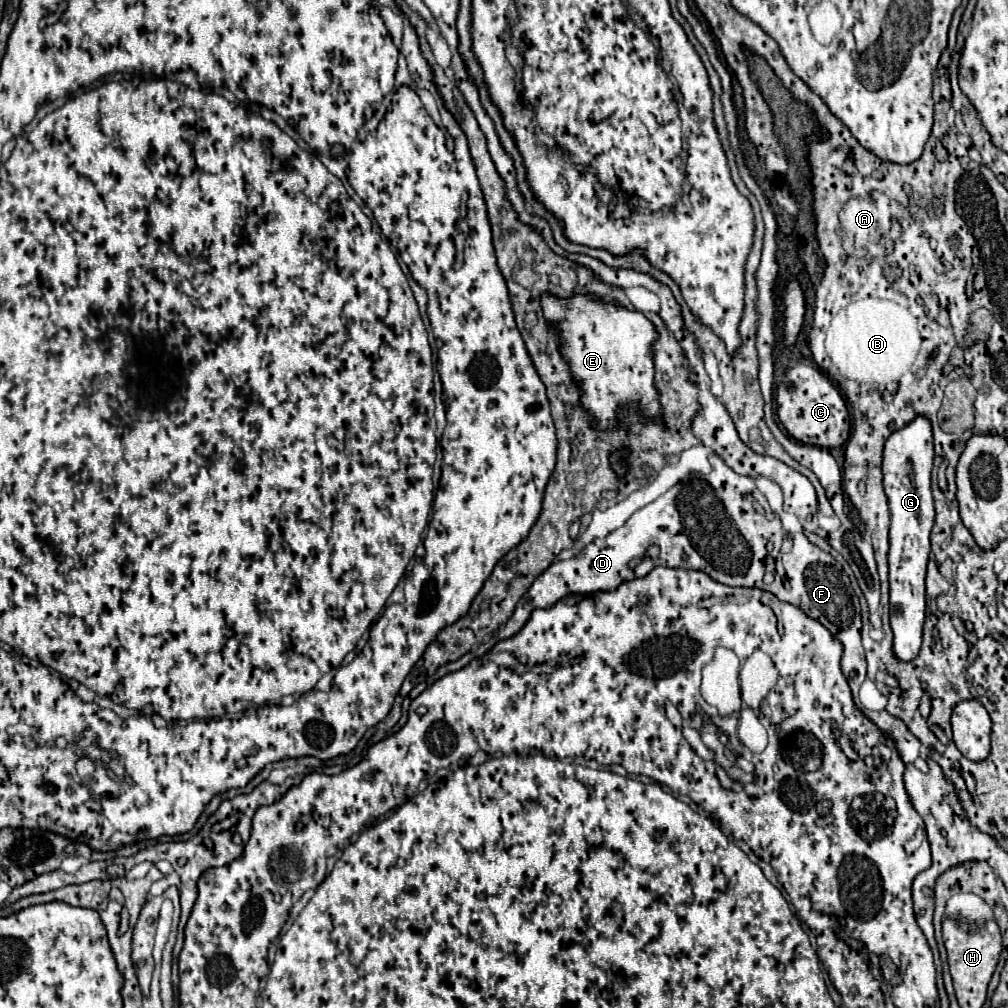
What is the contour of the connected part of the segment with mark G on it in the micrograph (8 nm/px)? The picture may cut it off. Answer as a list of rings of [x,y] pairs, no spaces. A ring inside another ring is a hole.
[[[916,417],[904,429],[894,431],[883,449],[883,487],[890,505],[890,627],[894,633],[894,657],[908,663],[918,657],[922,625],[926,618],[926,563],[930,553],[930,529],[934,525],[934,499],[930,471],[934,459],[932,427],[928,419]]]

